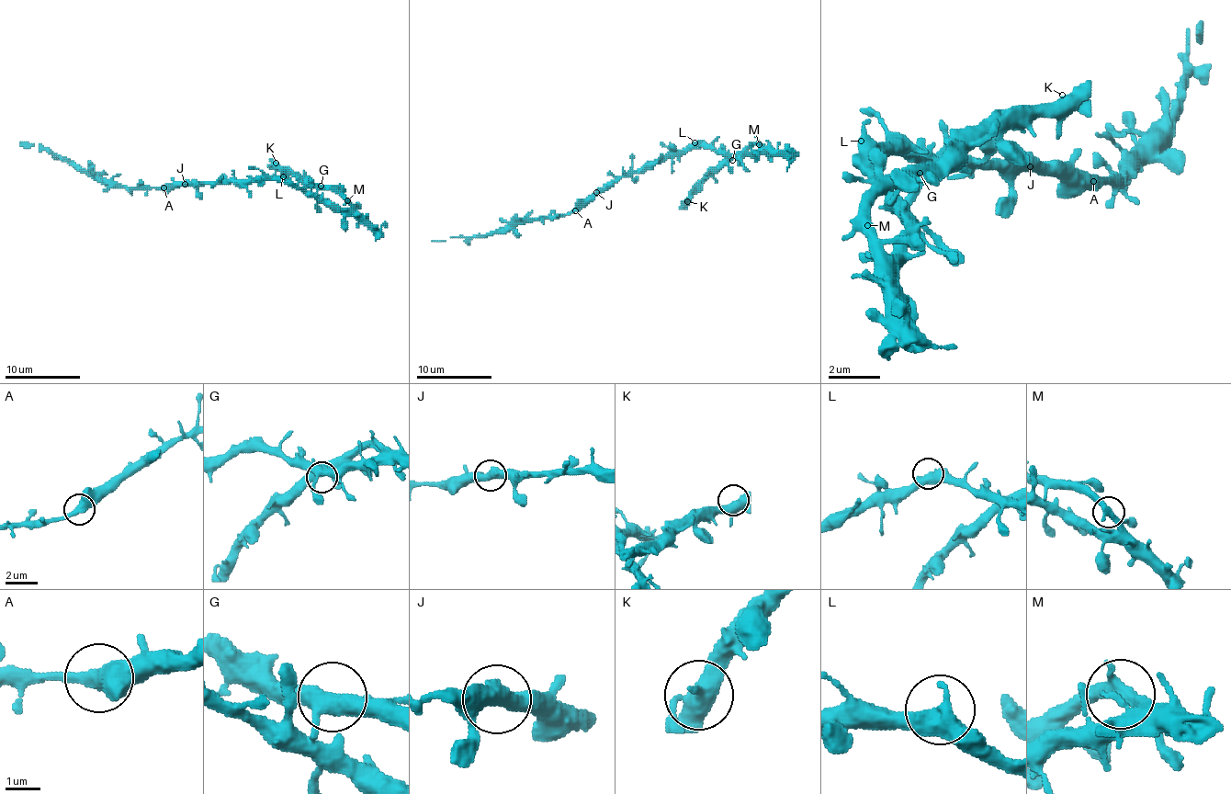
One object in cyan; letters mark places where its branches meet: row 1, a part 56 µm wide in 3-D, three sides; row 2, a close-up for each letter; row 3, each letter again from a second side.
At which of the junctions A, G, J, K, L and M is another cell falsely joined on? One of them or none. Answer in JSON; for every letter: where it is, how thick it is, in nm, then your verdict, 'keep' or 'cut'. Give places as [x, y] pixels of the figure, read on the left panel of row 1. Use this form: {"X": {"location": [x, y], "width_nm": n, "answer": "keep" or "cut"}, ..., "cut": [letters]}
{"A": {"location": [163, 187], "width_nm": 480, "answer": "keep"}, "G": {"location": [321, 186], "width_nm": 440, "answer": "keep"}, "J": {"location": [185, 184], "width_nm": 480, "answer": "keep"}, "K": {"location": [276, 163], "width_nm": 440, "answer": "keep"}, "L": {"location": [283, 176], "width_nm": 480, "answer": "keep"}, "M": {"location": [347, 200], "width_nm": 440, "answer": "keep"}, "cut": []}

